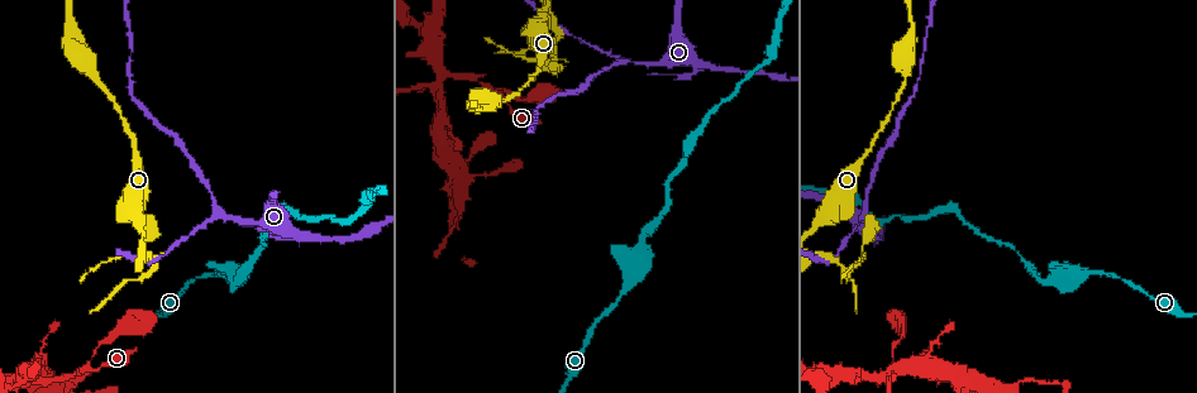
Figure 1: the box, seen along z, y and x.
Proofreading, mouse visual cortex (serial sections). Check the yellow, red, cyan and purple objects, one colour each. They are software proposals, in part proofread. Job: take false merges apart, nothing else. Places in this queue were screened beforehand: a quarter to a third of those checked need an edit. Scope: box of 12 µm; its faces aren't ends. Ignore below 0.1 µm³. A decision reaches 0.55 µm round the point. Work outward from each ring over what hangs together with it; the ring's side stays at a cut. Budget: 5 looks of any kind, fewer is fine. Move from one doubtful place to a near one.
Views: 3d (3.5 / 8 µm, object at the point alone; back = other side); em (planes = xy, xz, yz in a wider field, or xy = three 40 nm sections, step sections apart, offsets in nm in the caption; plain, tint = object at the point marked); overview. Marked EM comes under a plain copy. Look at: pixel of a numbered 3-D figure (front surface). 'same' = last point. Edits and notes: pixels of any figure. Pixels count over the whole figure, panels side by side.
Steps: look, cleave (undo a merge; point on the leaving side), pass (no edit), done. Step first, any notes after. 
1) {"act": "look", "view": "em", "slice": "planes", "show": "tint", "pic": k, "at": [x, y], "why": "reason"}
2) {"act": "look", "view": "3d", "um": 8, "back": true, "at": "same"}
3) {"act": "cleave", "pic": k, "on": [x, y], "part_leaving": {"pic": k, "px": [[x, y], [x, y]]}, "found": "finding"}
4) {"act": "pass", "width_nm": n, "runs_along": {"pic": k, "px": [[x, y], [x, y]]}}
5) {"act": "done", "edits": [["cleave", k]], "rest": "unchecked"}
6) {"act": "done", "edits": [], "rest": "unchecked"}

{"act": "look", "view": "3d", "um": 8, "pic": 1, "at": [861, 216], "why": "calibre changes"}

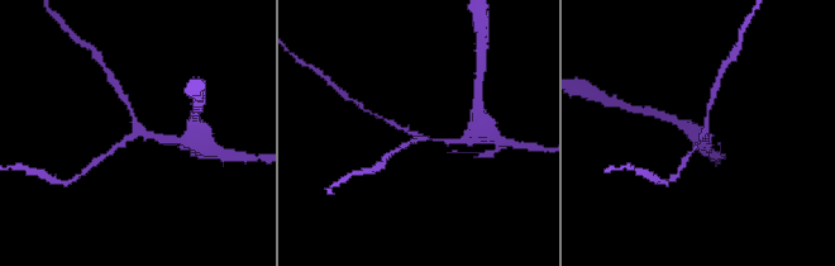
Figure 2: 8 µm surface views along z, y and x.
{"act": "look", "view": "em", "slice": "planes", "show": "tint", "pic": 2, "at": [142, 131], "why": "now the EM"}

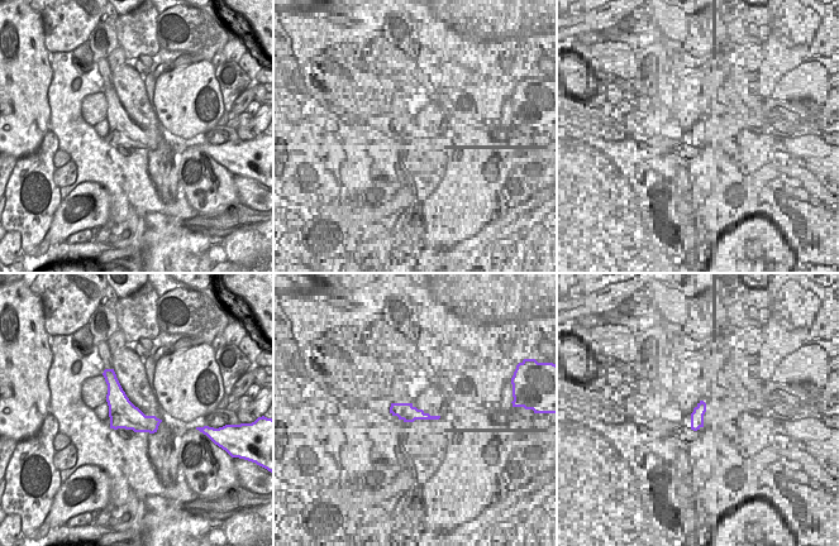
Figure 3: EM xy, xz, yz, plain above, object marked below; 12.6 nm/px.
{"act": "pass", "width_nm": 360, "runs_along": {"pic": 2, "px": [[180, 139], [146, 134], [125, 100]]}, "found": "one cell here"}

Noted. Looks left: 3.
{"act": "look", "view": "3d", "um": 3.5, "pic": 1, "at": [149, 271], "why": "abrupt turn"}

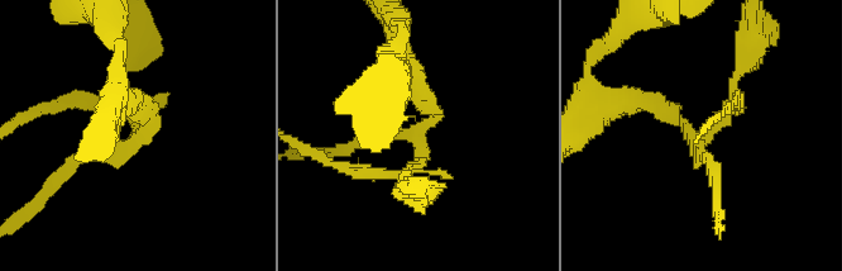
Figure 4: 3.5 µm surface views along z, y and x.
{"act": "look", "view": "em", "slice": "xy", "step": 1, "show": "tint", "pic": 4, "at": [131, 140], "why": "need the tissue"}

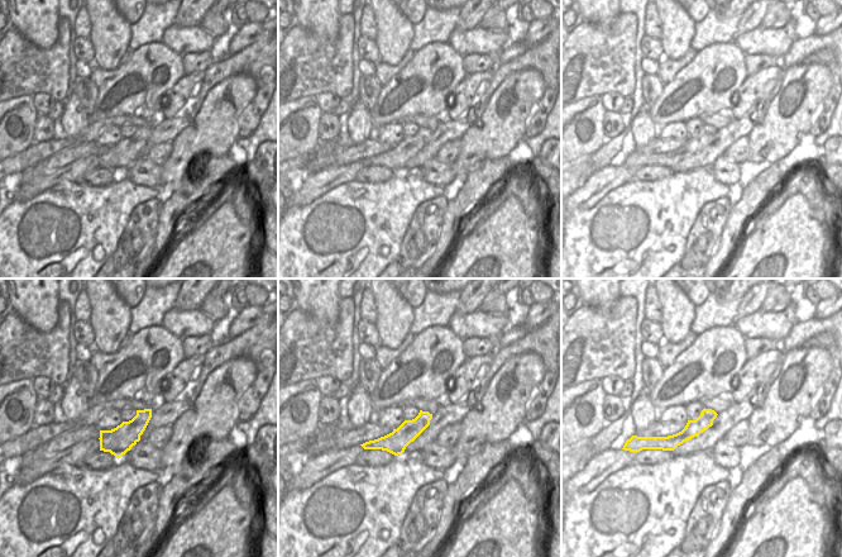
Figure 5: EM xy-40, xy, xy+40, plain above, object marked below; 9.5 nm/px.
{"act": "cleave", "pic": 4, "on": [722, 123], "part_leaving": {"pic": 4, "px": [[682, 123], [707, 138], [746, 65]]}, "found": "a second cell is stuck on"}

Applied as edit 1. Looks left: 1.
{"act": "done", "edits": [["cleave", 4]], "rest": "unchecked"}

